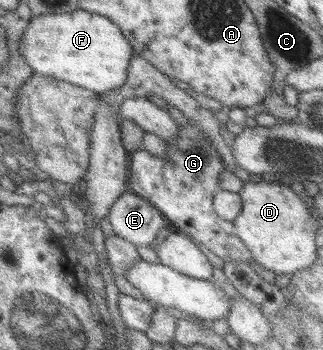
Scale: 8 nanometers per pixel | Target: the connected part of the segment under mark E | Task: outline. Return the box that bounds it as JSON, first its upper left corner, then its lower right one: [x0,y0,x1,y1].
[106,193,168,248]

